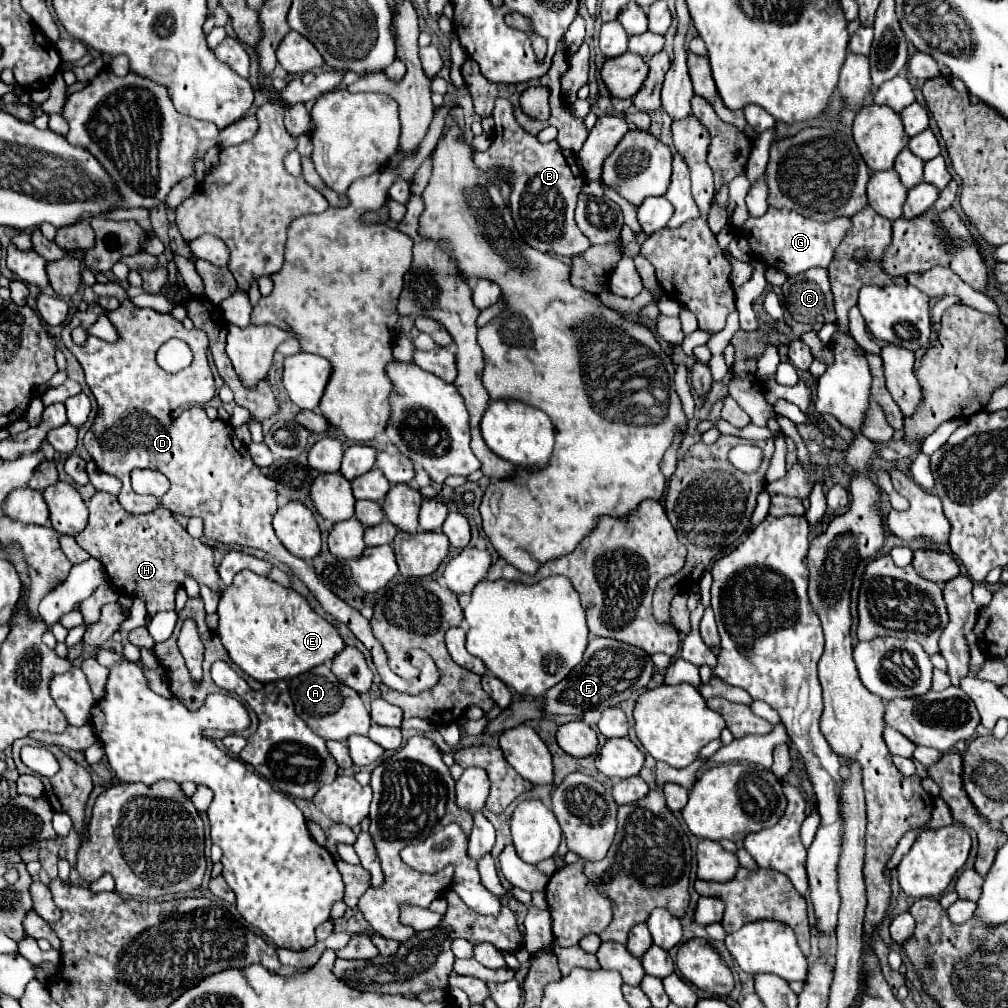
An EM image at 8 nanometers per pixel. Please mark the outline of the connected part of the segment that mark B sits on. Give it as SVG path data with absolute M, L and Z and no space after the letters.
M497 98L493 108L493 142L489 150L475 152L475 164L481 170L495 170L495 168L511 168L513 170L513 190L511 190L511 210L513 220L517 224L519 234L525 242L539 252L575 258L583 254L591 242L581 234L579 226L575 224L575 200L583 186L583 174L575 164L575 154L563 150L553 140L551 144L541 144L535 136L525 132L521 124L515 120L513 106L505 102L505 98Z

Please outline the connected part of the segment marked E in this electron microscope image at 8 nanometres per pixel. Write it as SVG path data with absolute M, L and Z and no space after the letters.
M241 570L233 584L225 588L219 600L219 626L217 636L221 638L225 650L229 652L231 660L247 672L253 680L259 680L263 684L275 682L275 680L291 680L303 672L309 672L311 668L325 664L333 656L337 656L343 650L343 640L333 624L329 624L325 618L315 614L307 600L295 592L293 588L285 588L265 576L259 576L251 570Z

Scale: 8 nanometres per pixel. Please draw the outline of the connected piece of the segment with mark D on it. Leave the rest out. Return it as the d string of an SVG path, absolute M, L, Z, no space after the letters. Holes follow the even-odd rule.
M129 298L121 302L117 310L105 310L97 302L89 304L87 310L75 312L71 320L63 326L63 344L73 352L79 364L85 370L85 380L99 404L97 418L91 430L85 434L85 448L91 454L93 462L107 474L117 476L123 482L121 494L129 494L129 498L119 498L121 506L131 514L145 514L157 508L159 504L175 514L183 514L187 518L201 518L205 524L205 538L223 542L223 544L237 544L237 546L251 546L267 552L275 560L289 566L289 570L315 594L319 604L327 614L335 620L341 620L349 626L349 630L365 644L365 648L373 656L373 664L377 672L393 690L417 694L431 688L437 682L437 668L433 660L421 652L413 650L407 654L413 660L413 666L419 668L419 676L413 682L397 676L389 668L389 658L381 646L381 642L373 636L371 624L363 618L355 608L347 602L337 598L323 582L315 576L311 562L305 562L293 554L289 554L281 542L277 542L273 534L273 514L277 512L277 490L275 482L267 478L257 464L251 462L249 450L241 444L235 436L233 426L225 420L209 420L201 404L207 404L215 394L213 374L207 360L207 336L201 330L185 330L183 324L171 316L155 312L153 308L139 308ZM105 314L111 324L119 332L117 342L105 342L93 334L87 336L85 344L75 344L71 332L77 326L91 328L93 322ZM169 338L181 338L189 344L193 352L193 364L177 374L167 374L159 368L155 354ZM199 404L199 406L195 406ZM179 406L193 406L187 408L179 418L171 417L171 412ZM154 417L154 418L151 418ZM133 468L151 469L161 472L169 478L171 488L161 498L135 498L131 490L129 472Z

